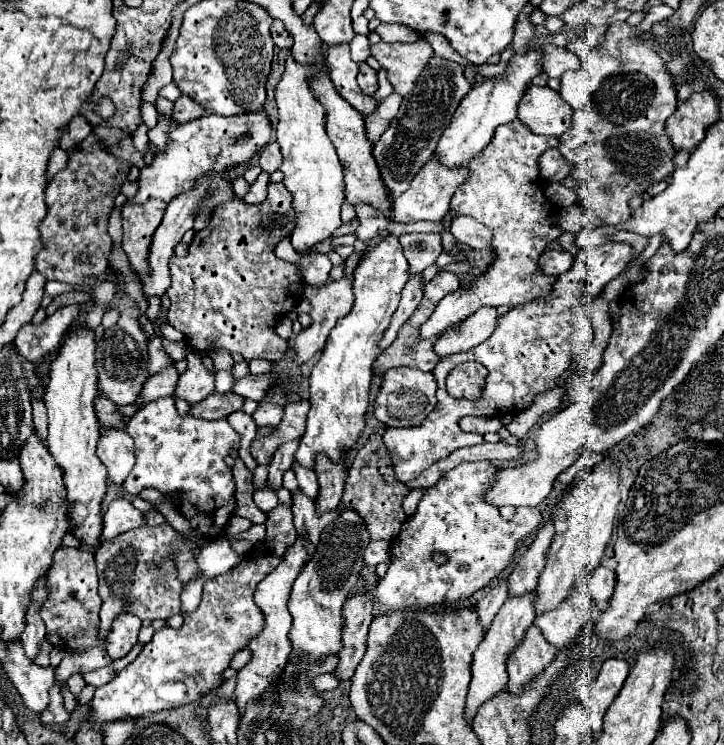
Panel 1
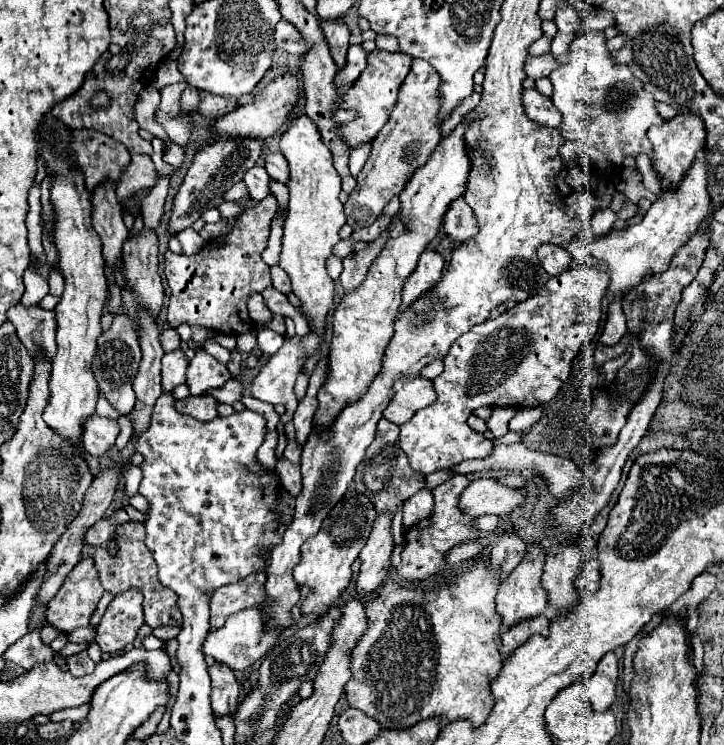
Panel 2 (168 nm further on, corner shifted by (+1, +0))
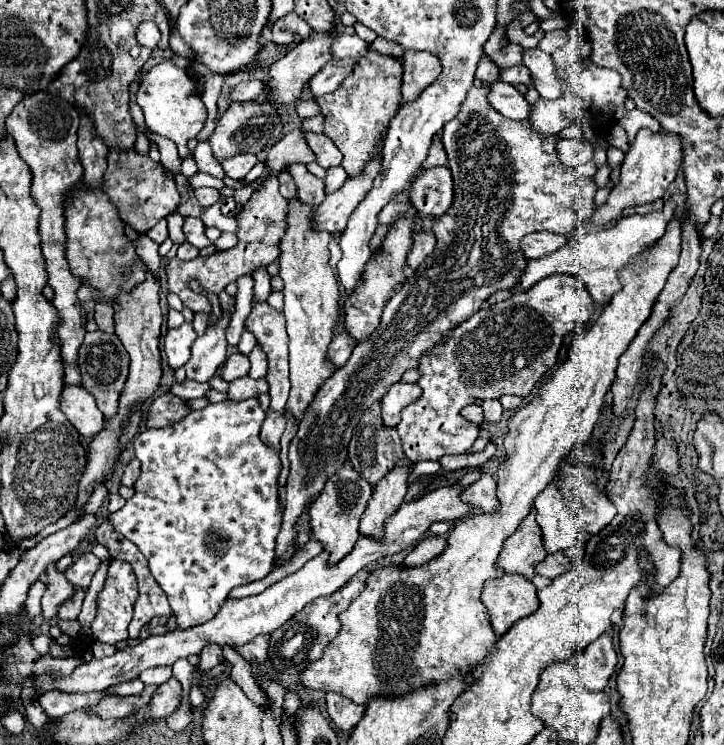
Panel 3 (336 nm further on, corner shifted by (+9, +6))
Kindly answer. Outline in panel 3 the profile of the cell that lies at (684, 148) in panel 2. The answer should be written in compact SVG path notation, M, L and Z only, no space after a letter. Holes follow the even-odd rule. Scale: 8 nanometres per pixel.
M650 129L638 131L634 143L630 145L630 151L622 161L618 183L614 183L614 187L610 189L610 195L604 201L604 205L594 209L590 223L598 227L606 227L612 221L624 217L626 209L662 199L668 185L676 179L676 171L680 165L682 165L682 145L678 137L666 133L652 133Z

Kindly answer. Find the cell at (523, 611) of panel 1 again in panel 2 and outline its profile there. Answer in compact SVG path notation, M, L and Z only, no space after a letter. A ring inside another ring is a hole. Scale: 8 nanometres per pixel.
M528 545L528 553L526 557L520 561L520 565L510 573L510 577L498 587L498 595L496 595L496 613L500 615L500 627L502 631L508 631L510 627L526 621L526 619L534 619L538 615L544 613L546 609L546 593L540 585L540 577L542 577L542 553L538 553L538 545Z

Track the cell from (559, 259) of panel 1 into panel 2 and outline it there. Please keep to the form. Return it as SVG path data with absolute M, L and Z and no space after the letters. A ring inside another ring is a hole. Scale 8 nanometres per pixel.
M560 245L538 247L538 259L550 275L558 275L570 267L570 253Z

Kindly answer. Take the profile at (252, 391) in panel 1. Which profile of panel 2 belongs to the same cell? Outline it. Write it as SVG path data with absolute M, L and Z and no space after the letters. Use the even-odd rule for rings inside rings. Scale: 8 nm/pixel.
M228 379L224 387L218 387L218 389L210 389L208 395L216 397L220 403L236 403L242 399L242 391L244 391L244 385L238 381L238 379Z

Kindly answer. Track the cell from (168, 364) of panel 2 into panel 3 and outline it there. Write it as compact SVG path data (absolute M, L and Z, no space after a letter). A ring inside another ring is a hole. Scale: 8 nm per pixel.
M184 321L178 329L170 329L164 339L164 351L168 355L168 365L172 369L178 369L186 365L190 359L190 347L196 339L196 331L192 329L190 321Z

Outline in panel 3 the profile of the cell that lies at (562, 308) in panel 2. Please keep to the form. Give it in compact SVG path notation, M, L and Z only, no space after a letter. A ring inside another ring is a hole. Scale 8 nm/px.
M552 275L550 279L542 279L542 283L536 283L534 289L526 291L526 295L512 295L502 303L476 311L470 319L456 325L442 343L438 343L418 359L418 385L422 389L422 395L416 403L402 411L402 421L396 427L406 457L412 463L418 463L424 459L438 461L444 455L458 455L468 451L476 439L472 439L472 431L462 431L460 409L464 405L470 405L474 399L499 399L502 395L528 397L540 377L556 363L564 335L588 323L592 315L594 303L586 295L582 283L578 283L574 275Z

